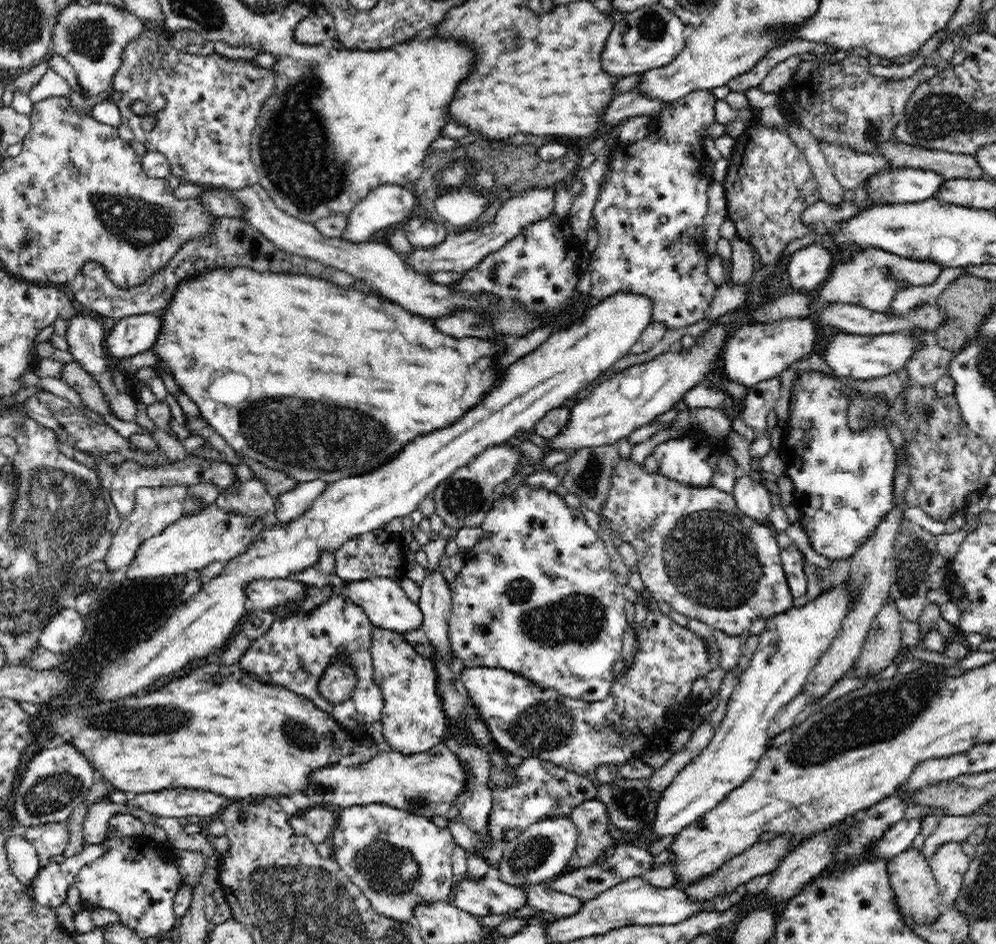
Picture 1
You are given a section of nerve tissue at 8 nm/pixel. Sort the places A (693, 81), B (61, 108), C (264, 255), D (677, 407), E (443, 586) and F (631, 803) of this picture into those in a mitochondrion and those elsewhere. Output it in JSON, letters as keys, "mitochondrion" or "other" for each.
{"A":"other","B":"other","C":"other","D":"other","E":"other","F":"mitochondrion"}

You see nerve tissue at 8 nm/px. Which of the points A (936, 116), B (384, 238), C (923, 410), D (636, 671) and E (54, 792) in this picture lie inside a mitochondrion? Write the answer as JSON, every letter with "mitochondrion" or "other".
{"A":"mitochondrion","B":"other","C":"mitochondrion","D":"other","E":"mitochondrion"}

